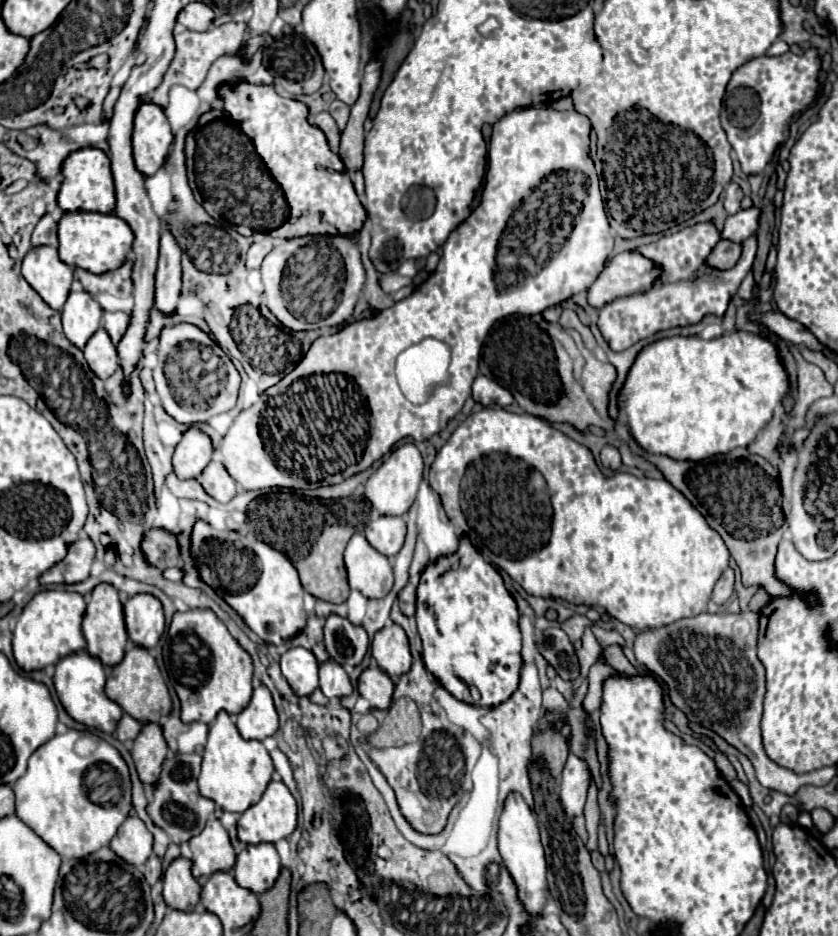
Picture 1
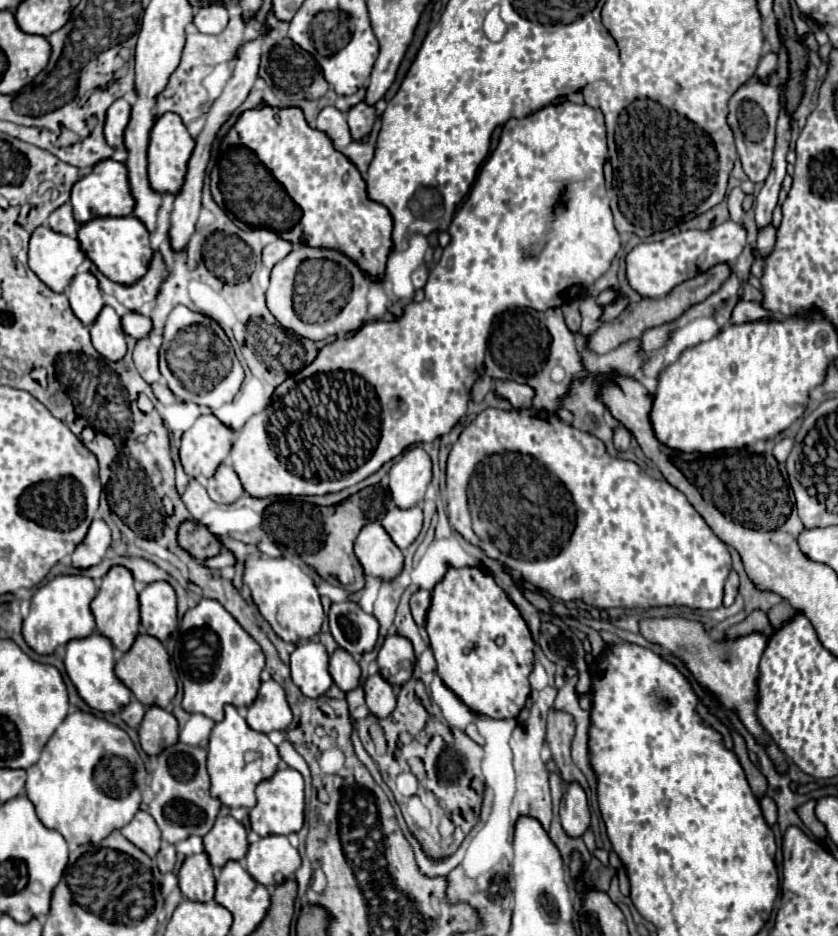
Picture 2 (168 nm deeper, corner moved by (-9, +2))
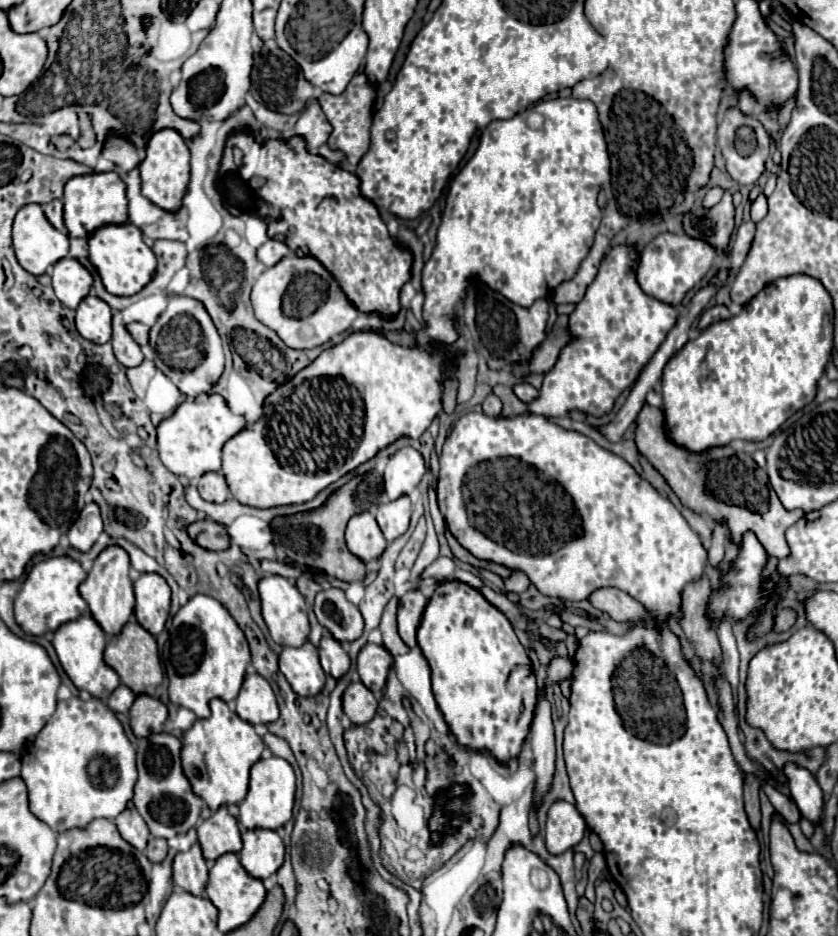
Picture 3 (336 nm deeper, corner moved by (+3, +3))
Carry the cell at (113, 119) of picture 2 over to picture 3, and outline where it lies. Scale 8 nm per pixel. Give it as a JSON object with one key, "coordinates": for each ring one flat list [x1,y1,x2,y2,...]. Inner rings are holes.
{"coordinates":[[107,138,107,146,103,148,103,158,115,162,121,172,131,172,141,164,141,154,137,154,137,148,131,146,131,142,123,142,123,138]]}

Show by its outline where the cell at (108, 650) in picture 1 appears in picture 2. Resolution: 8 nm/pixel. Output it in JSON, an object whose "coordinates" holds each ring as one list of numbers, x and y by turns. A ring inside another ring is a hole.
{"coordinates":[[113,567,103,577,103,585,97,597,91,601,91,611,99,633,107,637,115,649,127,653,139,633,139,601,137,601,137,591,133,589,133,577,125,567]]}

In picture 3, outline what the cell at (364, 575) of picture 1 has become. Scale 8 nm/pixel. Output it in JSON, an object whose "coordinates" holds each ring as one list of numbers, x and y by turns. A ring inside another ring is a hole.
{"coordinates":[[369,510,355,514,349,520,345,540,347,540,347,548,363,562,371,562,373,558,379,558,387,548,387,540,383,538,383,532,379,530,375,516]]}

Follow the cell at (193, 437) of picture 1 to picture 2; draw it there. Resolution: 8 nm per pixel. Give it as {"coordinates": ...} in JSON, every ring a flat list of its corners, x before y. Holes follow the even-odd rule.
{"coordinates":[[203,415,183,433,179,443,181,465,189,477,211,477,229,455,233,431,213,415]]}

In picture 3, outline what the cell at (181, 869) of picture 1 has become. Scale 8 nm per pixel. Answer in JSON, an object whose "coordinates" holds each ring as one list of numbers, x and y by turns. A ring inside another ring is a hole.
{"coordinates":[[193,844,189,852,177,854,173,862,173,880,175,886,195,894,203,896,207,886,207,864,201,854,201,846]]}

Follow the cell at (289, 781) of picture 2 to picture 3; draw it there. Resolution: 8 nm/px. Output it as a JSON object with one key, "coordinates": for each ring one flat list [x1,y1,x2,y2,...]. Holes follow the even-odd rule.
{"coordinates":[[271,756,267,760,259,760,251,768,251,780,249,780,249,792,245,800,239,804,239,822,243,828,269,828,277,830,285,822,291,820,295,806,295,772,293,766,277,756]]}

